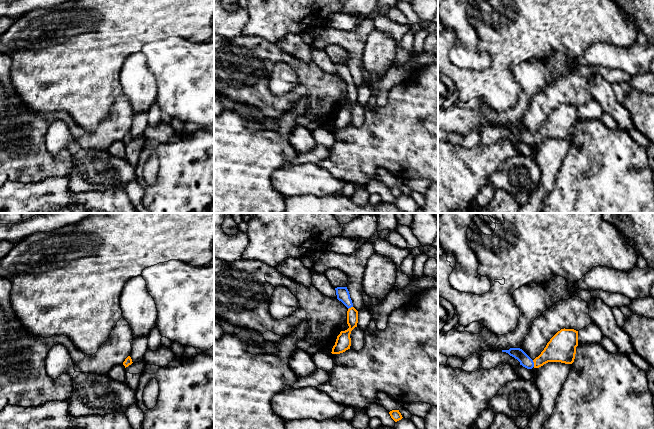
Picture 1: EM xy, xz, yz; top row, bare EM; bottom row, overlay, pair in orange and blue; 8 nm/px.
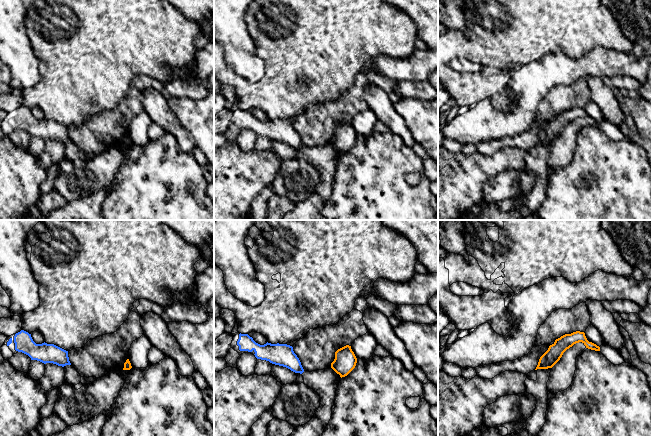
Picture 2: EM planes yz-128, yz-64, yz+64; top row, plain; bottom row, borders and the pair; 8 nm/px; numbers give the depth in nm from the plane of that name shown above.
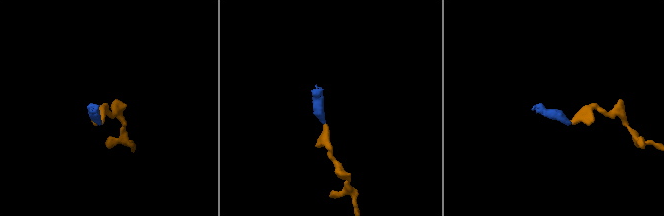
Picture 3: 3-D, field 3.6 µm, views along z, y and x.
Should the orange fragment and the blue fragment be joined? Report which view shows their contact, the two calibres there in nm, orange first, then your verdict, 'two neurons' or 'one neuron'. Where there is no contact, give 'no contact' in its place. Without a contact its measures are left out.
meets orange in yz; 220 nm thick on the orange side, 90 nm on the other; one neuron

